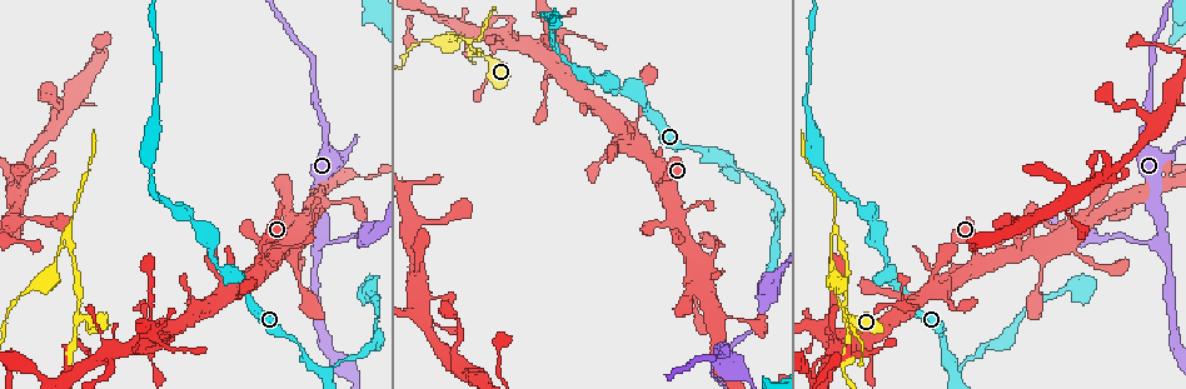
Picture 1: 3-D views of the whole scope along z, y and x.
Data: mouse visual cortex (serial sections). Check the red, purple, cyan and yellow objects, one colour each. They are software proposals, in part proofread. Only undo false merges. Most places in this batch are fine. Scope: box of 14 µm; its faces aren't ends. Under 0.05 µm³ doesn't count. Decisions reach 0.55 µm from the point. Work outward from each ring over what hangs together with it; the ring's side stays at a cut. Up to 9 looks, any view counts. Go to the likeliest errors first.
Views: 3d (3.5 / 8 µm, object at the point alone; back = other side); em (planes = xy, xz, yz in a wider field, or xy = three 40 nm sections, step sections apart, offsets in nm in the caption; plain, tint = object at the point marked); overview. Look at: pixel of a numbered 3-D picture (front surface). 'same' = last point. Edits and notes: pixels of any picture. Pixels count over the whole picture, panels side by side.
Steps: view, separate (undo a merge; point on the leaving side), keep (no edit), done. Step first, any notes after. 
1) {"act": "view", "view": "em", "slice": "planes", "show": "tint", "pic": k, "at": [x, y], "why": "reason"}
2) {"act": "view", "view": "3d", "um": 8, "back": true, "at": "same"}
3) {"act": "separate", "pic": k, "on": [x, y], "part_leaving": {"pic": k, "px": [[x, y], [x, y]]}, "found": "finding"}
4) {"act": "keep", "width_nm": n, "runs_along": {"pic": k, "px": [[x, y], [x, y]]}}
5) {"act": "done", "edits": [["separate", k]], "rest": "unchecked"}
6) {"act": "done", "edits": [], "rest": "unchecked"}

{"act": "view", "view": "3d", "um": 3.5, "pic": 1, "at": [77, 315]}

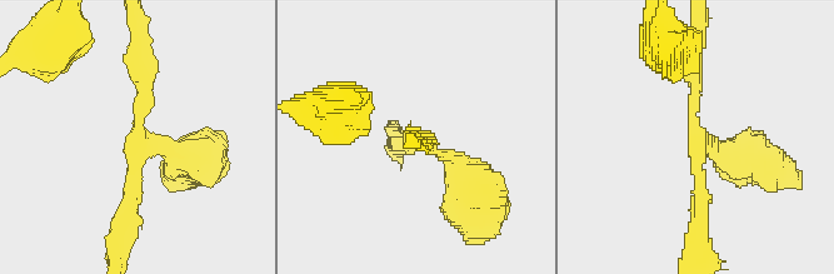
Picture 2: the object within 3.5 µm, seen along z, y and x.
{"act": "view", "view": "em", "slice": "xy", "step": 3, "show": "tint", "pic": 2, "at": [697, 138], "arms": 3, "arm_widths_nm": [150, 200, 500]}

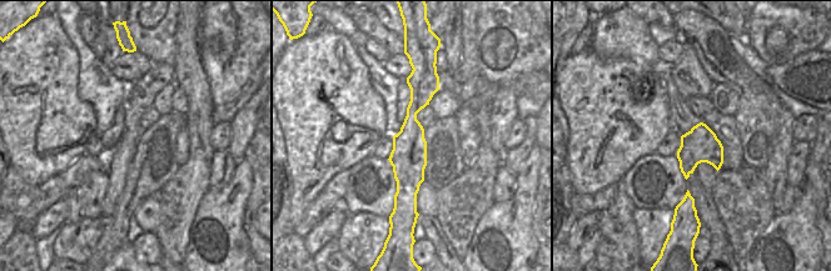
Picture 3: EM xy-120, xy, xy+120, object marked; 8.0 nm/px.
{"act": "keep", "runs_along": {"pic": 3, "px": [[422, 75], [402, 205]]}, "found": "one cell here"}

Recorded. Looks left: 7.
{"act": "view", "view": "3d", "um": 8, "pic": 1, "at": [468, 42], "why": "arms part here"}

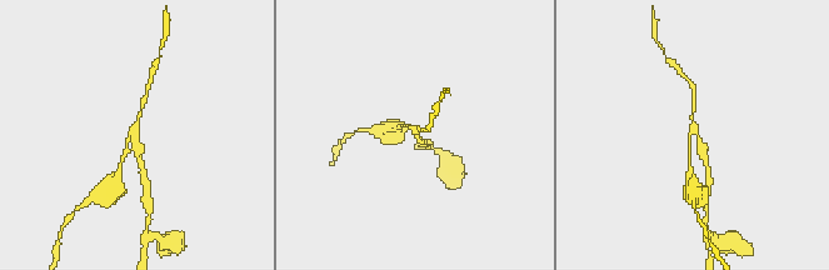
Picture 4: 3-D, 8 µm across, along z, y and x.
{"act": "view", "view": "em", "slice": "xy", "step": 1, "show": "tint", "pic": 4, "at": [697, 134], "arms": 3, "arm_widths_nm": [100, 150, 150]}

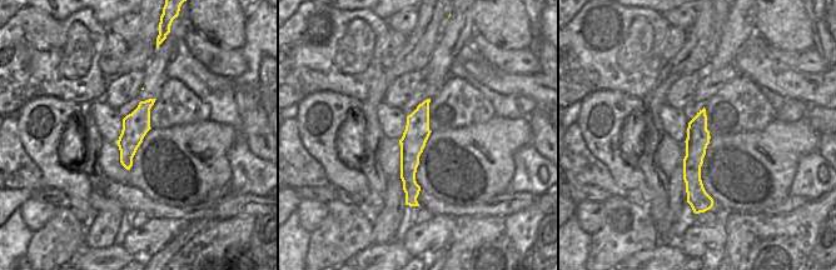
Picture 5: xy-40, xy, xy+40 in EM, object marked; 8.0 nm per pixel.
{"act": "separate", "pic": 4, "on": [398, 126], "part_leaving": {"pic": 4, "px": [[694, 134], [689, 144], [690, 183]]}, "found": "two cells meet here"}

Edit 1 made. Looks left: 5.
{"act": "view", "view": "overview", "why": "redraw"}

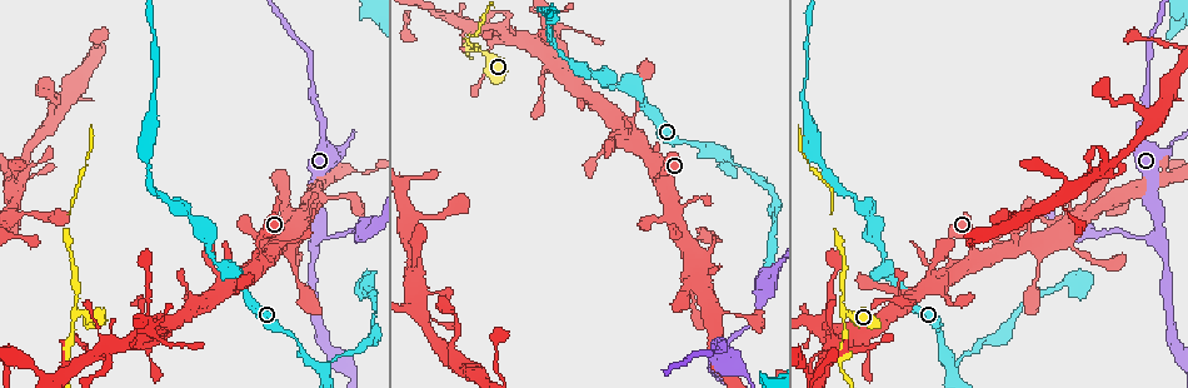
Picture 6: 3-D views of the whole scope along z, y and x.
{"act": "view", "view": "3d", "um": 3.5, "pic": 6, "at": [320, 233], "why": "a fork"}

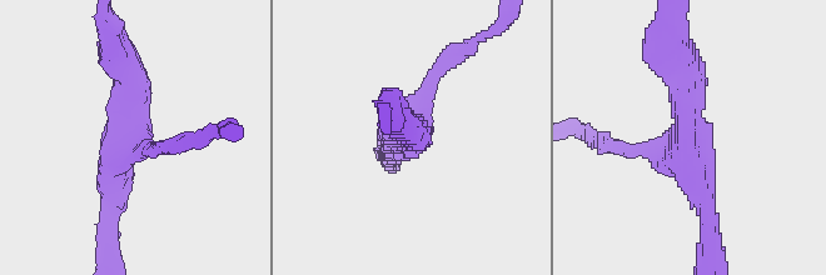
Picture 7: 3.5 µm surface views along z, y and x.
{"act": "view", "view": "em", "slice": "planes", "show": "tint", "pic": 7, "at": [129, 130], "arms": 3, "arm_widths_nm": [200, 350, 400], "why": "shape alone is not enough"}

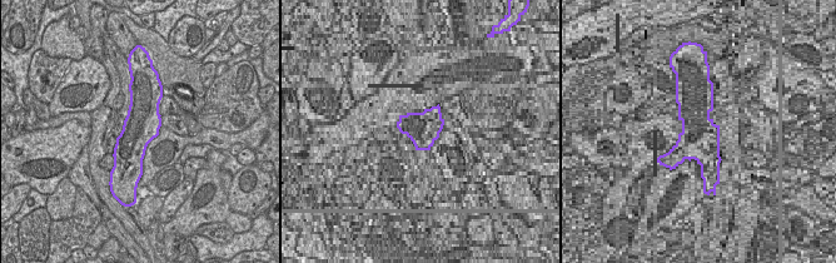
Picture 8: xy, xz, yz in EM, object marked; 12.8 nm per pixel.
{"act": "keep", "runs_along": {"pic": 7, "px": [[676, 56], [688, 168], [707, 210]]}, "found": "all the same cell"}

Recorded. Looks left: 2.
{"act": "view", "view": "3d", "um": 3.5, "pic": 6, "at": [641, 98], "why": "thick turns thin"}

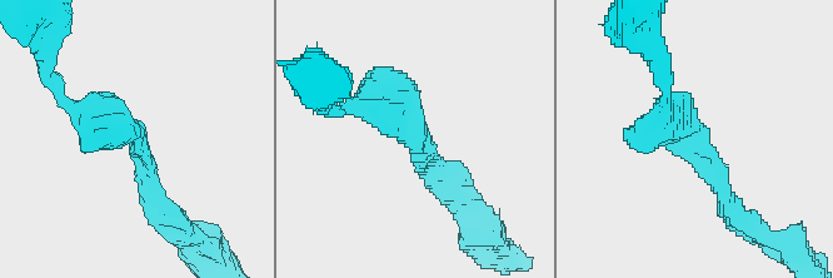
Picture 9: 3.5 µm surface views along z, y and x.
{"act": "view", "view": "em", "slice": "xy", "step": 3, "show": "tint", "pic": 9, "at": [419, 143], "arm_widths_nm": [250, 400], "why": "now the EM"}

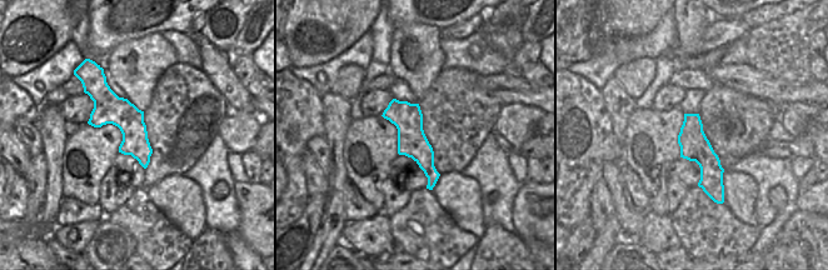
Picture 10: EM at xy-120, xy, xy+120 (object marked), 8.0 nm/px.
{"act": "keep", "runs_along": {"pic": 10, "px": [[98, 80], [144, 163]]}, "found": "all the same cell"}

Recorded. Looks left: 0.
{"act": "done", "edits": [["separate", 4]], "rest": "unchecked"}

